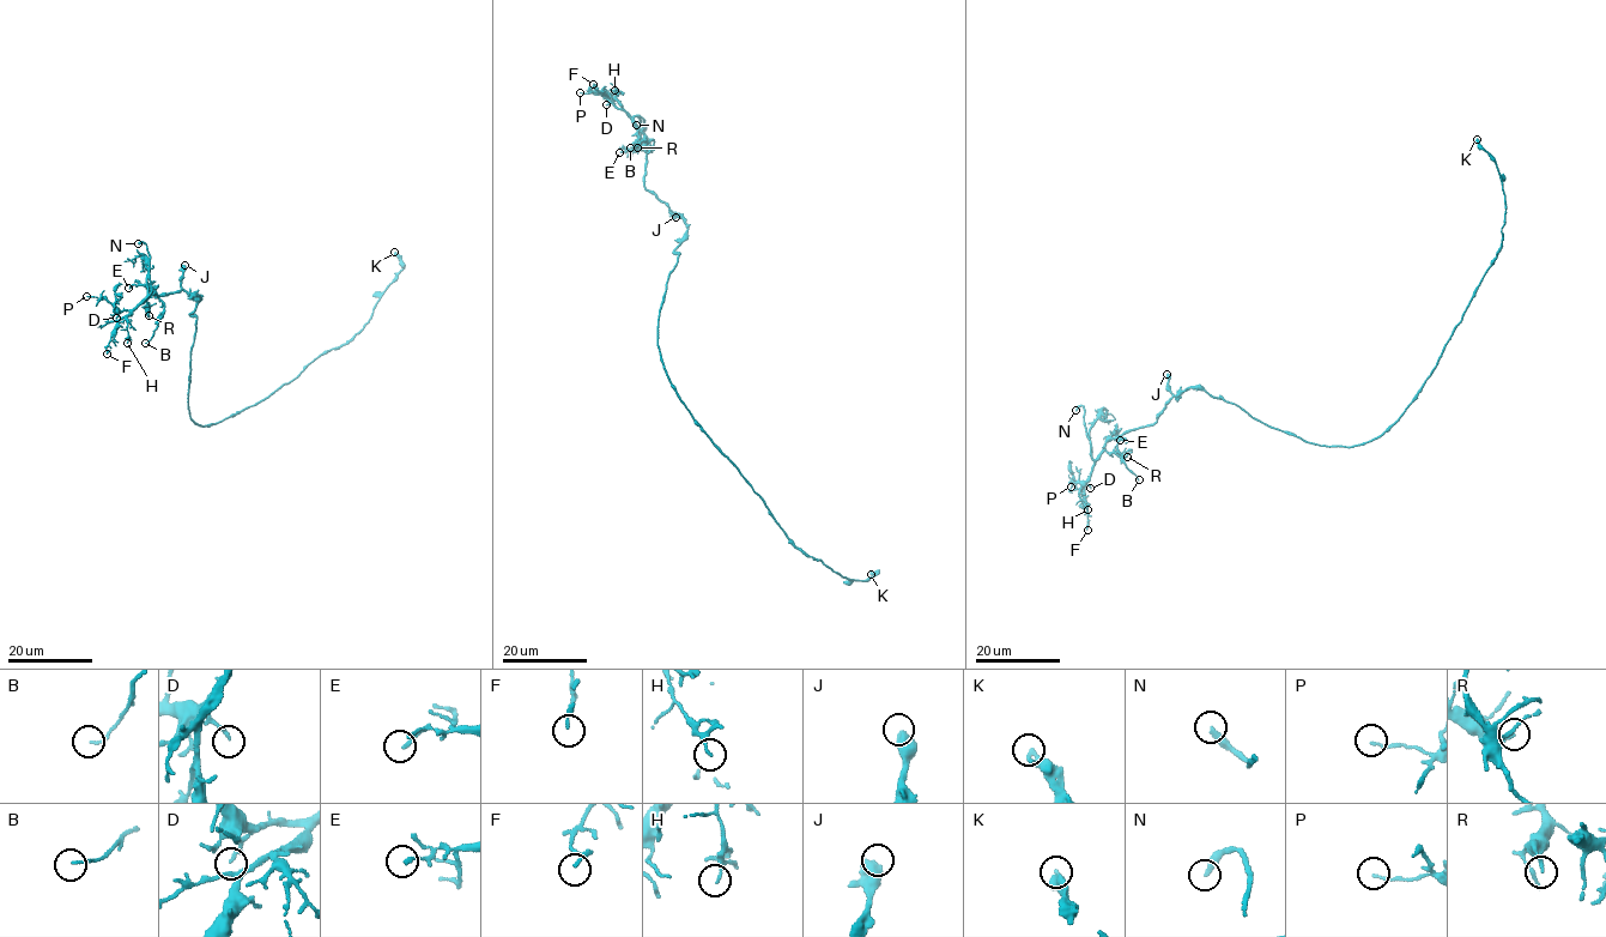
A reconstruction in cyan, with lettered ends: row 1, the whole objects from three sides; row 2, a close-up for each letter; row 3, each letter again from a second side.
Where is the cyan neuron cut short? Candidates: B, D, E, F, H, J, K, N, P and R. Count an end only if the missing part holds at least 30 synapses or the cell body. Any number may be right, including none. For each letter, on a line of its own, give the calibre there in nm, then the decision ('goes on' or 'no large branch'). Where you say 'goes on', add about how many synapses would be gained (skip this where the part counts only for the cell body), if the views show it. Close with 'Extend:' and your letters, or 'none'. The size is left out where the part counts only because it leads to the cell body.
B: calibre 120 nm; no large branch
D: calibre 160 nm; no large branch
E: calibre 150 nm; no large branch
F: calibre 200 nm; no large branch
H: calibre 80 nm; no large branch
J: calibre 650 nm; no large branch
K: calibre 360 nm; no large branch
N: calibre 340 nm; goes on
P: calibre 110 nm; no large branch
R: calibre 160 nm; no large branch
Extend: N

